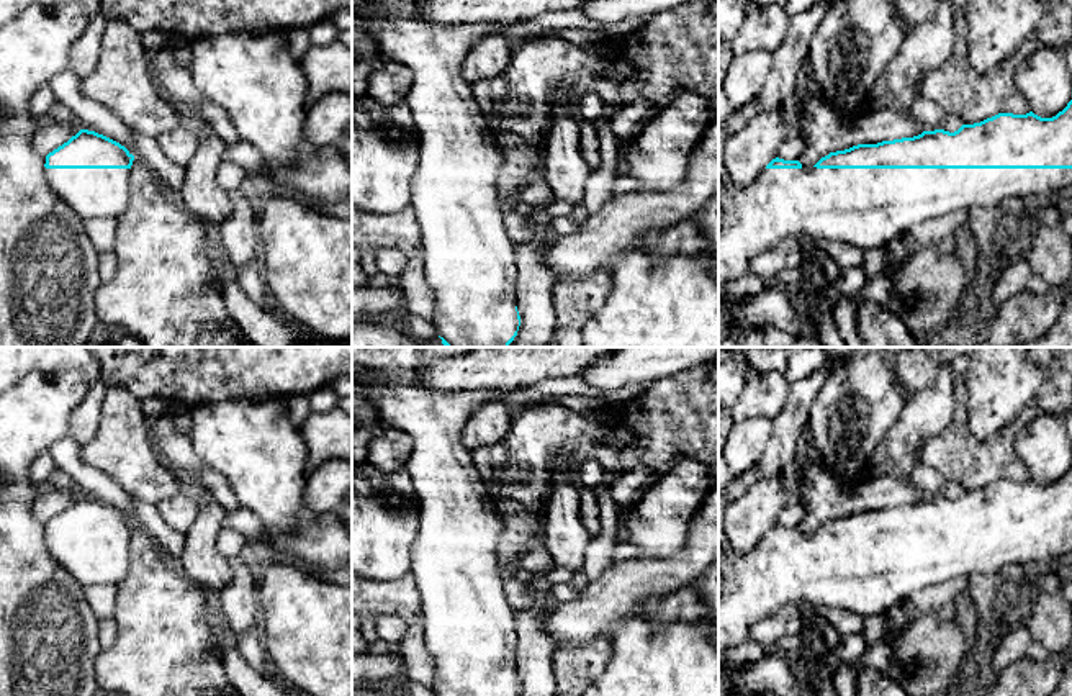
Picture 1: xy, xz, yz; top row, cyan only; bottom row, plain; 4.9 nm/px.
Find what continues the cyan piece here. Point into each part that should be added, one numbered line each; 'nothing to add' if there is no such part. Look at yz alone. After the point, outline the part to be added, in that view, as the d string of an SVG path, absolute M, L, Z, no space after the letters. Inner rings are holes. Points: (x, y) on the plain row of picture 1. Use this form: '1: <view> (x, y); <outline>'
1: yz (868, 575); M718 495L718 652L746 640L754 622L789 603L809 603L813 609L843 608L869 617L885 614L925 586L972 573L993 575L1005 567L1025 567L1029 562L1056 565L1072 558L1072 536L764 536L750 554L740 555L725 536L723 508Z

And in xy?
1: xy (92, 560); M46 536L49 554L83 586L119 585L129 573L131 536Z

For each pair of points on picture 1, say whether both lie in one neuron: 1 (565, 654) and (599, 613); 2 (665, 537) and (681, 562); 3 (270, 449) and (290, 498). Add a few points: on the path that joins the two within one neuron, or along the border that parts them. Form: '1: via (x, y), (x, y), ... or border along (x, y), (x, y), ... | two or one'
1: border along (606, 634), (599, 634), (583, 646), (555, 647) | two
2: border along (693, 518), (678, 549), (642, 557) | two
3: via (270, 460), (270, 479), (279, 487) | one

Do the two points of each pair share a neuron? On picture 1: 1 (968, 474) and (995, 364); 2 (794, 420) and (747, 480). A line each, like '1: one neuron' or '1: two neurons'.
1: two neurons
2: one neuron

